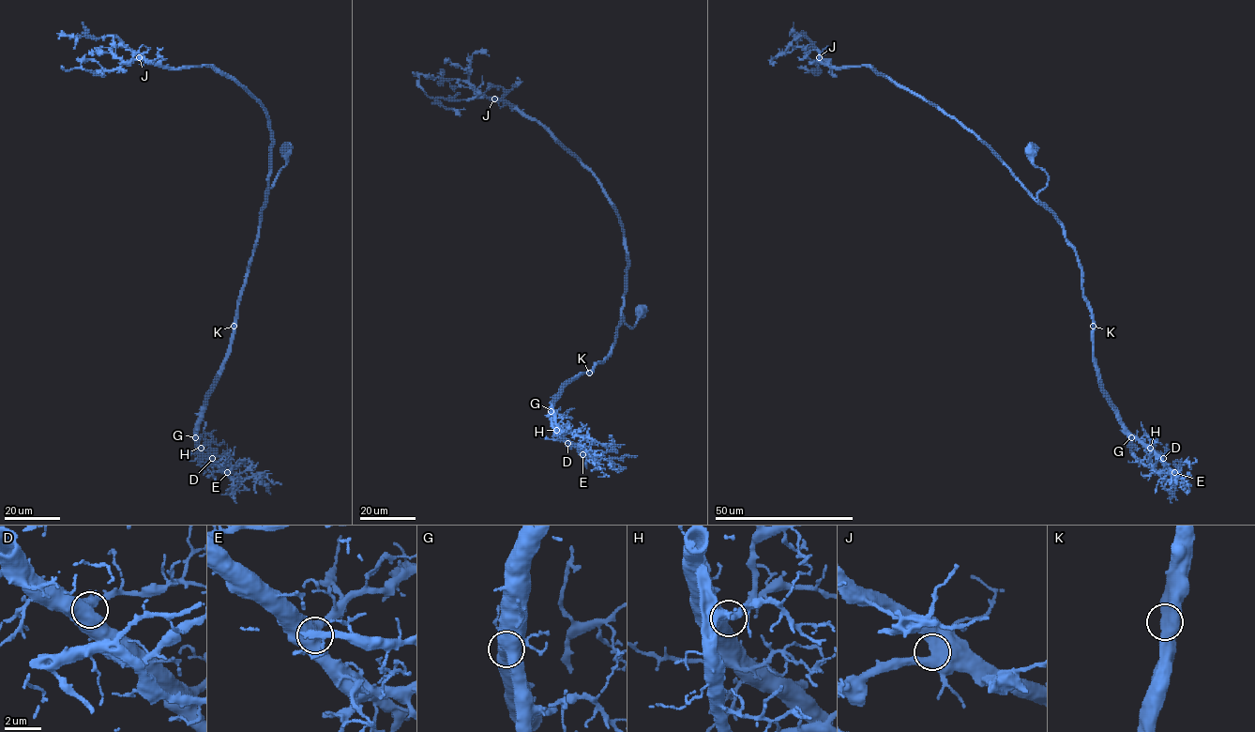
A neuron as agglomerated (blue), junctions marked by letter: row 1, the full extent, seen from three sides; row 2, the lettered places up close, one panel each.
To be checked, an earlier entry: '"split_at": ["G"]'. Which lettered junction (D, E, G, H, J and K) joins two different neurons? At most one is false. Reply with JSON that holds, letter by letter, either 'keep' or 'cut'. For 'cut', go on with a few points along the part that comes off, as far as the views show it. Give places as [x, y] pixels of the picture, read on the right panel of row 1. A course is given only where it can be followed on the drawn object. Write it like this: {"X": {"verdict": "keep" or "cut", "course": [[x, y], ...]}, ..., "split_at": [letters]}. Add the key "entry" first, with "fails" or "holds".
{"entry": "fails", "D": {"verdict": "keep"}, "E": {"verdict": "keep"}, "G": {"verdict": "keep"}, "H": {"verdict": "keep"}, "J": {"verdict": "keep"}, "K": {"verdict": "keep"}, "split_at": []}

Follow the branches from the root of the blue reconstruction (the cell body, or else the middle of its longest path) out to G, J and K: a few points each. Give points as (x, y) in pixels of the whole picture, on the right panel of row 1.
G: (1033, 150), (1033, 163), (1048, 176), (1037, 199), (1061, 225), (1082, 272), (1101, 388), (1131, 437)
J: (1033, 150), (1033, 163), (1048, 176), (1038, 202), (986, 144), (954, 118), (868, 66), (833, 68), (819, 57)
K: (1033, 150), (1033, 163), (1048, 176), (1037, 199), (1053, 214), (1074, 250), (1082, 272), (1082, 295), (1093, 326)

